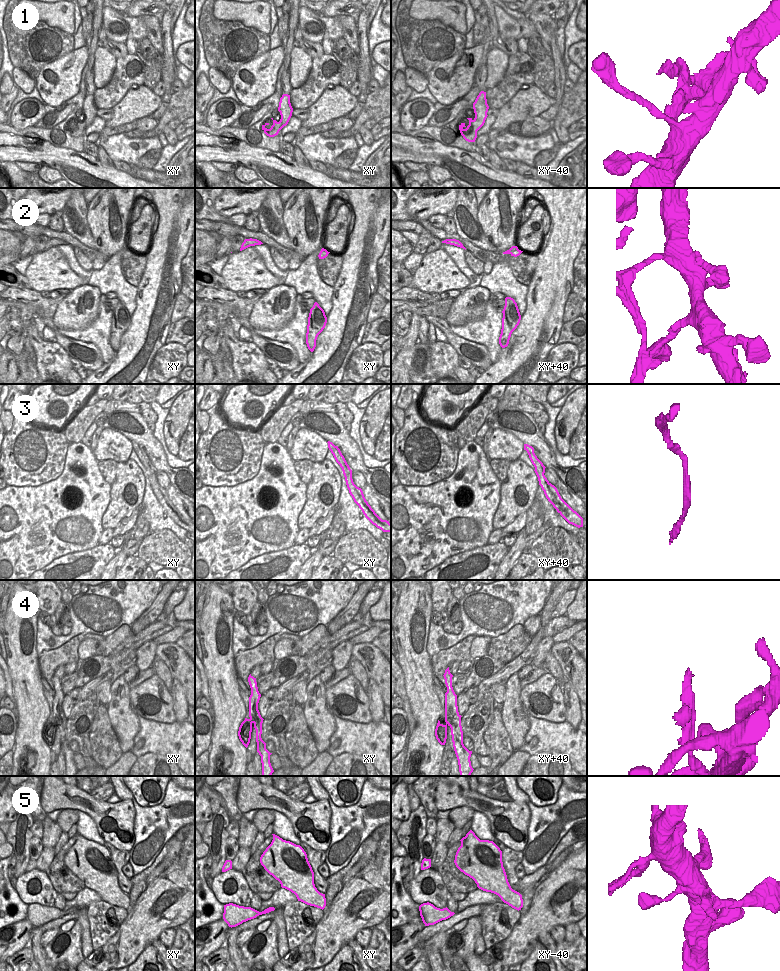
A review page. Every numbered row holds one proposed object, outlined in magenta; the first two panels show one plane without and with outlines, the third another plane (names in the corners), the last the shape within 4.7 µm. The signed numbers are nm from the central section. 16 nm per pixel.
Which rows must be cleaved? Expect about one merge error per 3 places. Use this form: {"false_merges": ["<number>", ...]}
{"false_merges": ["1", "2"]}

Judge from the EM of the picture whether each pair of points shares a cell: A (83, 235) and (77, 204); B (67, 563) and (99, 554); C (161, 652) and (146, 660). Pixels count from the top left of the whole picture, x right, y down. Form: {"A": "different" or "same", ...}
{"A": "same", "B": "same", "C": "different"}

